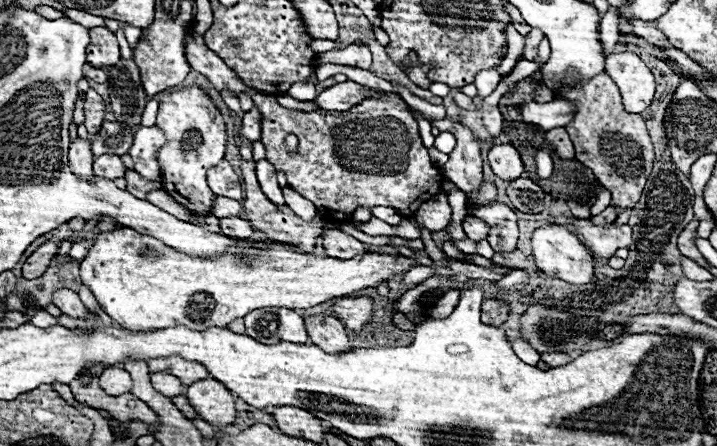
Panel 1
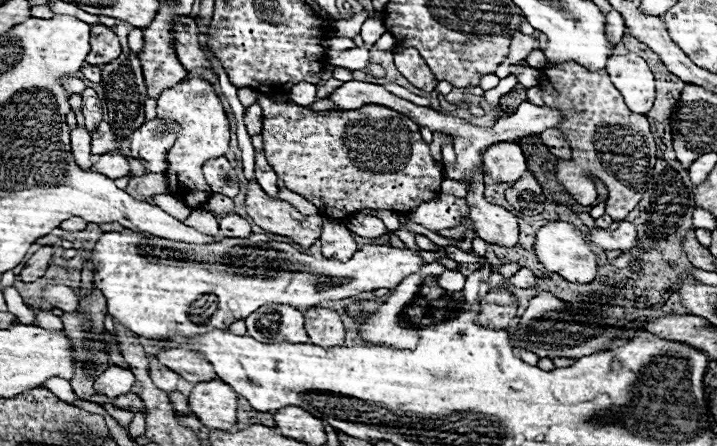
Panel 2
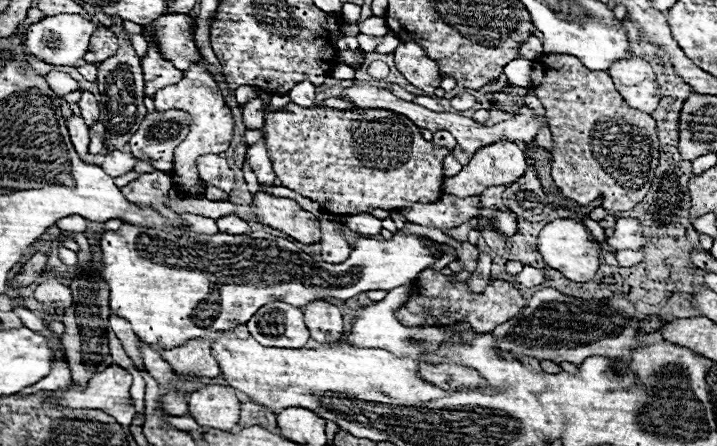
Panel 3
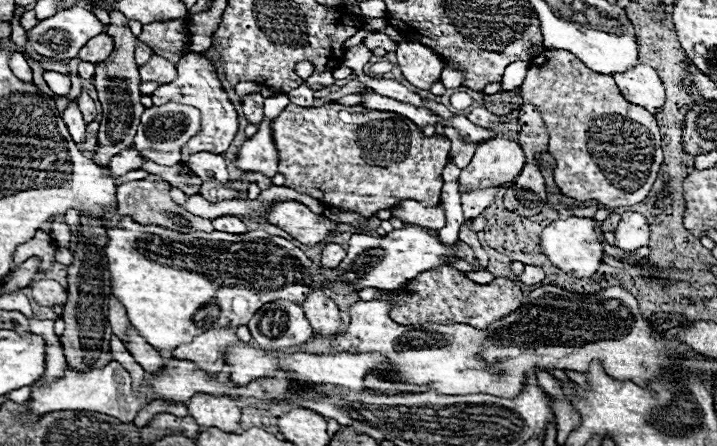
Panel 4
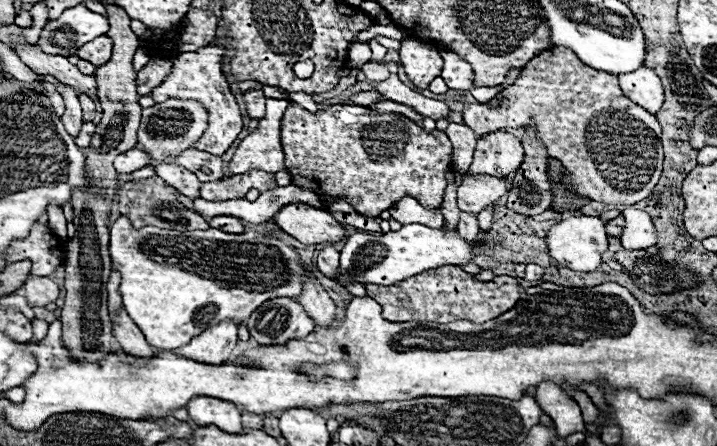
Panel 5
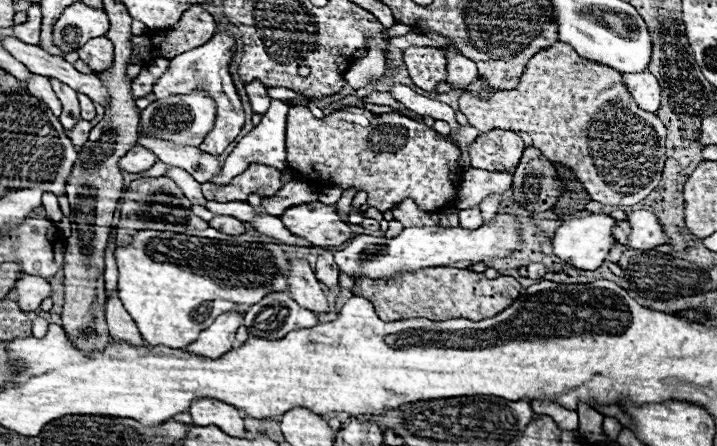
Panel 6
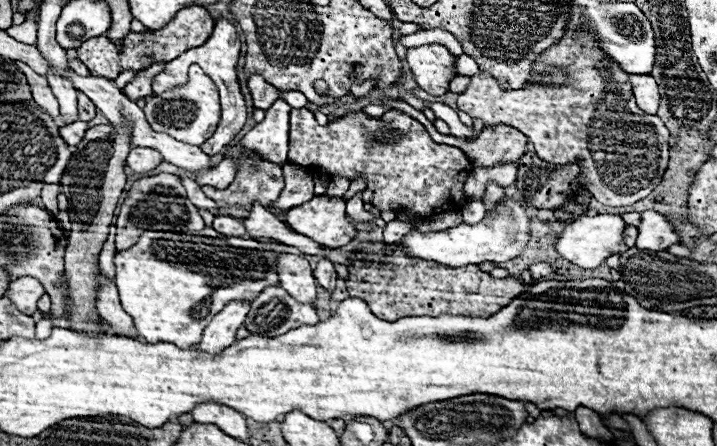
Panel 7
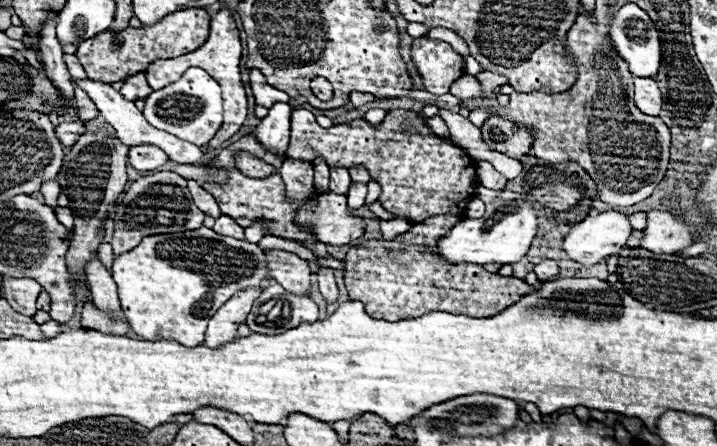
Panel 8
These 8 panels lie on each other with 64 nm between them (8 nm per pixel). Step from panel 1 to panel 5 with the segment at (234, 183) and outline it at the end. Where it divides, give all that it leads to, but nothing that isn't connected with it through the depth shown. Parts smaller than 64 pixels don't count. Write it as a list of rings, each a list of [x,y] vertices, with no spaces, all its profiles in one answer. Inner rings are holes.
[[[186,148],[172,162],[184,166],[186,170],[192,170],[192,174],[196,174],[200,178],[200,182],[216,182],[216,180],[224,178],[222,158],[196,150],[196,148]]]

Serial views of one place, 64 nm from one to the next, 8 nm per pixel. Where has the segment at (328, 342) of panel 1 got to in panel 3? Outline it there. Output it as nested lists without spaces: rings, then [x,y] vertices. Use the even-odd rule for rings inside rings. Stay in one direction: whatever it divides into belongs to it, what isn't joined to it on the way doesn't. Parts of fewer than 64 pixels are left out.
[[[316,300],[304,306],[304,320],[312,338],[320,344],[330,344],[342,338],[342,314],[326,300]]]

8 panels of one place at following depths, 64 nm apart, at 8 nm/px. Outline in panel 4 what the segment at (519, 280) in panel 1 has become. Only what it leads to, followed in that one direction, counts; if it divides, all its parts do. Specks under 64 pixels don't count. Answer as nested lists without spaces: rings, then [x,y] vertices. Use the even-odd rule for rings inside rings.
[[[526,266],[522,276],[520,276],[520,282],[524,284],[540,284],[544,280],[544,270],[540,266]]]

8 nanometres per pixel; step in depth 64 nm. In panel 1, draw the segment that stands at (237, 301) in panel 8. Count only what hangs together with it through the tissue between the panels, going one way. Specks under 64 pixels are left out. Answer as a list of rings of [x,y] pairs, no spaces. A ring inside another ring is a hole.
[[[156,358],[156,362],[148,364],[150,372],[168,372],[182,380],[182,384],[192,384],[204,378],[210,378],[208,370],[200,366],[200,362],[188,362],[184,358]]]

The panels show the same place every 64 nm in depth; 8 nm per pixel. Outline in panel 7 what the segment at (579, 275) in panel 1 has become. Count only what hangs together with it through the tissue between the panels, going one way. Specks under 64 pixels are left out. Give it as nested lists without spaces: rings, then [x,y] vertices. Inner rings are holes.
[[[596,214],[596,216],[580,216],[578,220],[570,222],[566,230],[560,234],[556,250],[562,254],[562,258],[570,260],[572,264],[578,264],[580,268],[598,268],[608,256],[618,254],[622,248],[622,234],[624,234],[626,222],[618,214]]]

